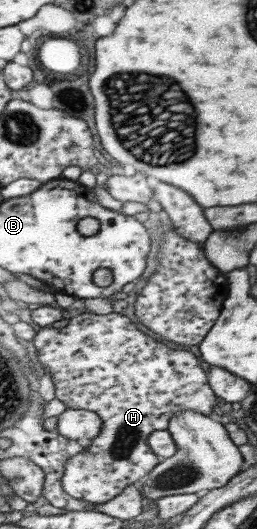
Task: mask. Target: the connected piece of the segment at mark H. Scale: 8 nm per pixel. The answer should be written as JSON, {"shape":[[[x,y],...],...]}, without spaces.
{"shape":[[[82,312],[67,321],[63,328],[41,328],[33,336],[32,344],[37,350],[38,364],[50,373],[55,397],[68,409],[91,410],[102,420],[98,436],[86,442],[85,450],[67,460],[61,476],[61,487],[66,494],[78,501],[99,504],[120,494],[128,484],[142,480],[160,462],[160,458],[146,444],[150,433],[167,430],[170,417],[179,410],[195,410],[204,416],[214,417],[211,412],[217,405],[216,395],[210,390],[205,372],[192,353],[168,348],[146,337],[136,330],[127,316],[120,314],[120,344],[112,344],[116,338],[110,338],[114,330],[112,313],[100,315]]]}

